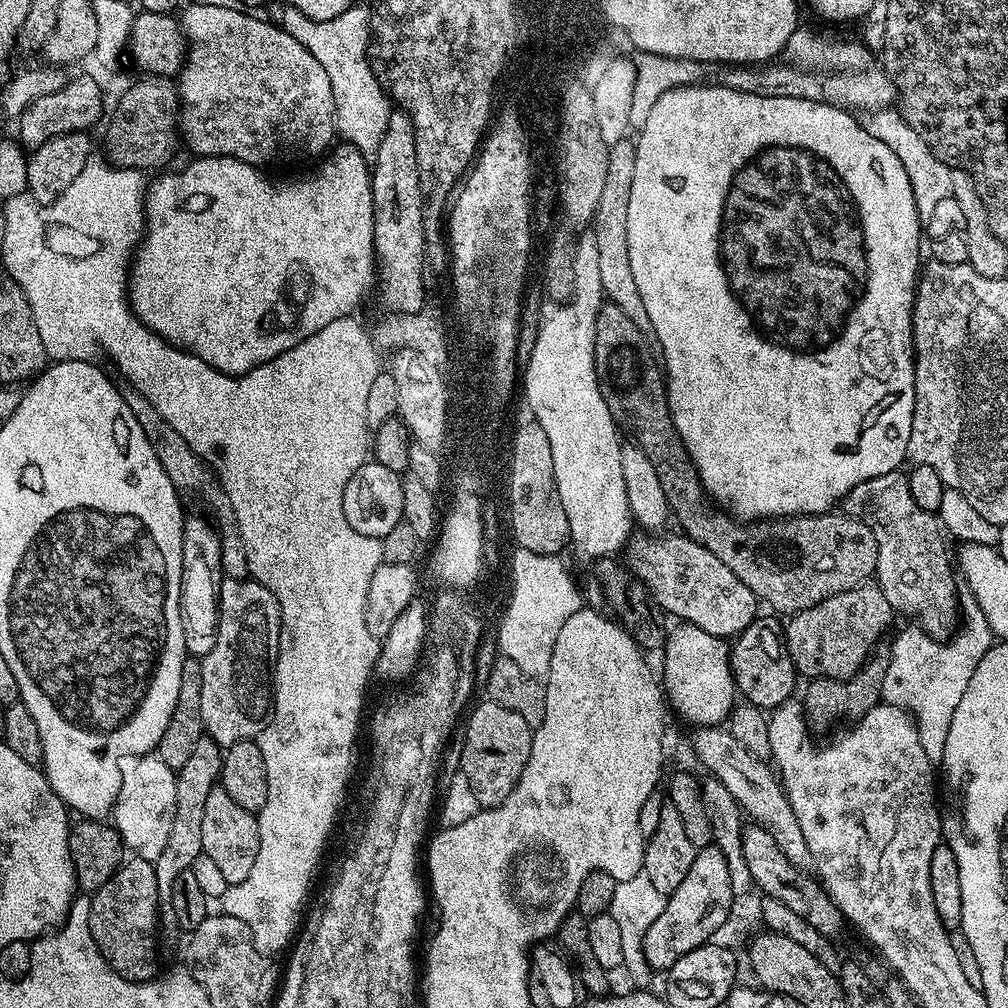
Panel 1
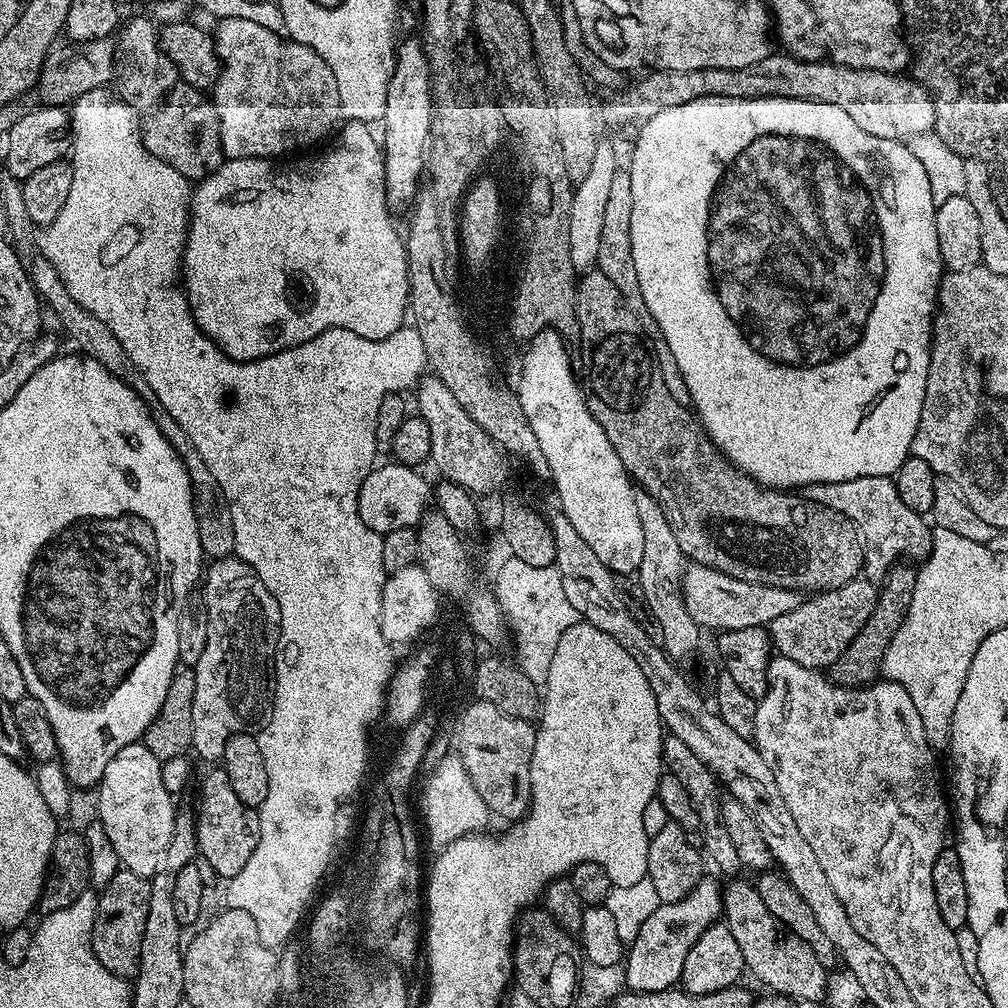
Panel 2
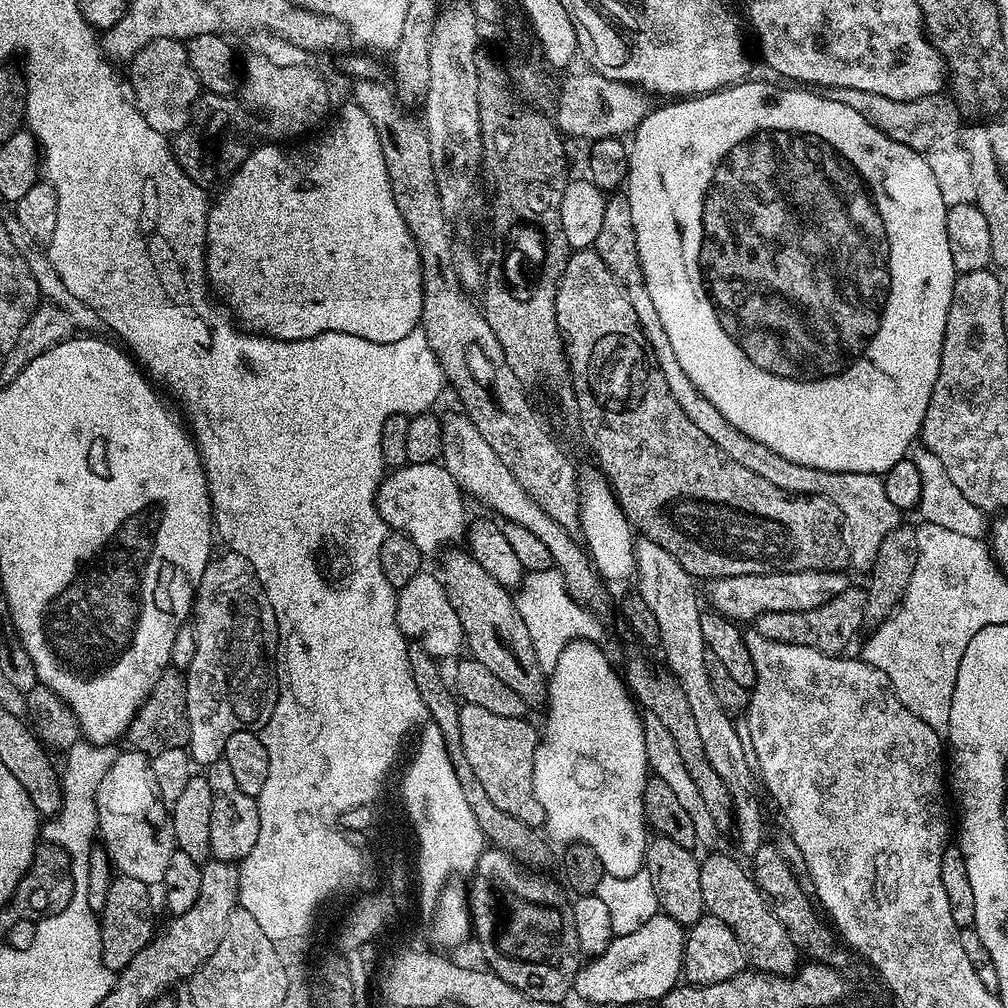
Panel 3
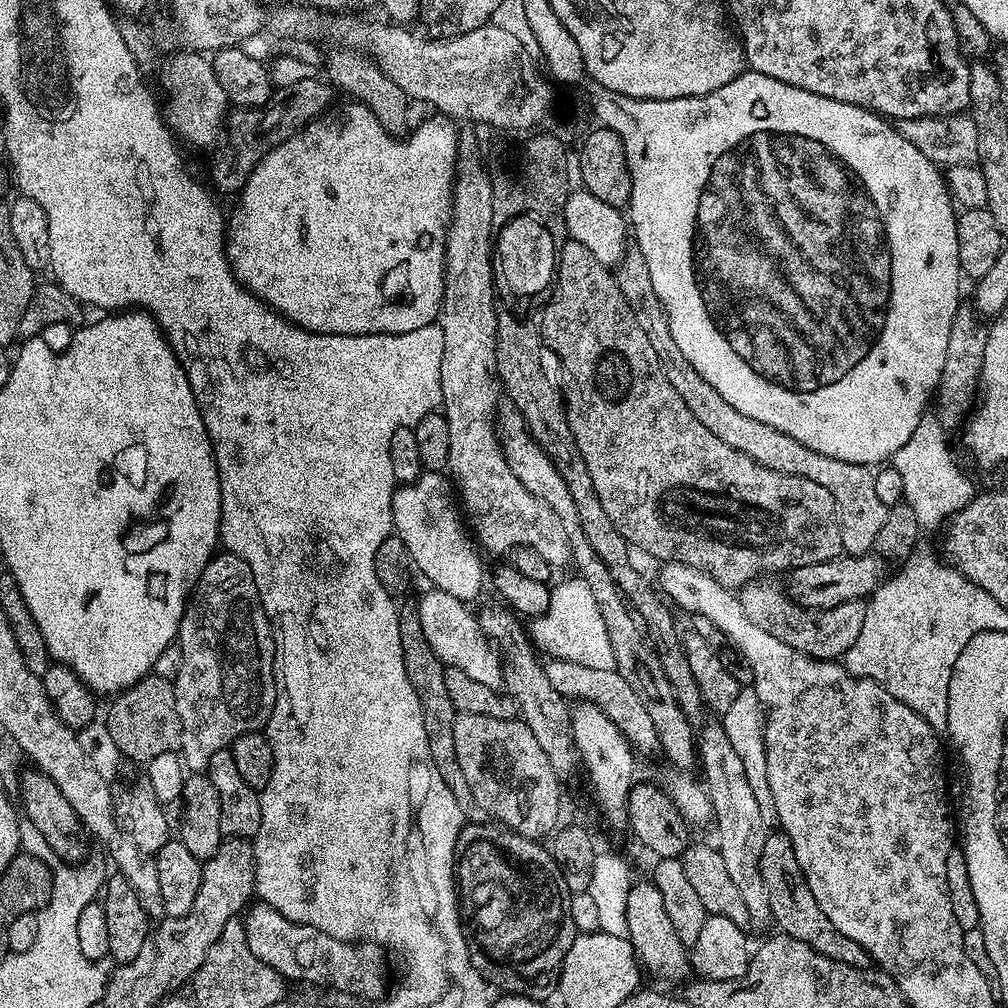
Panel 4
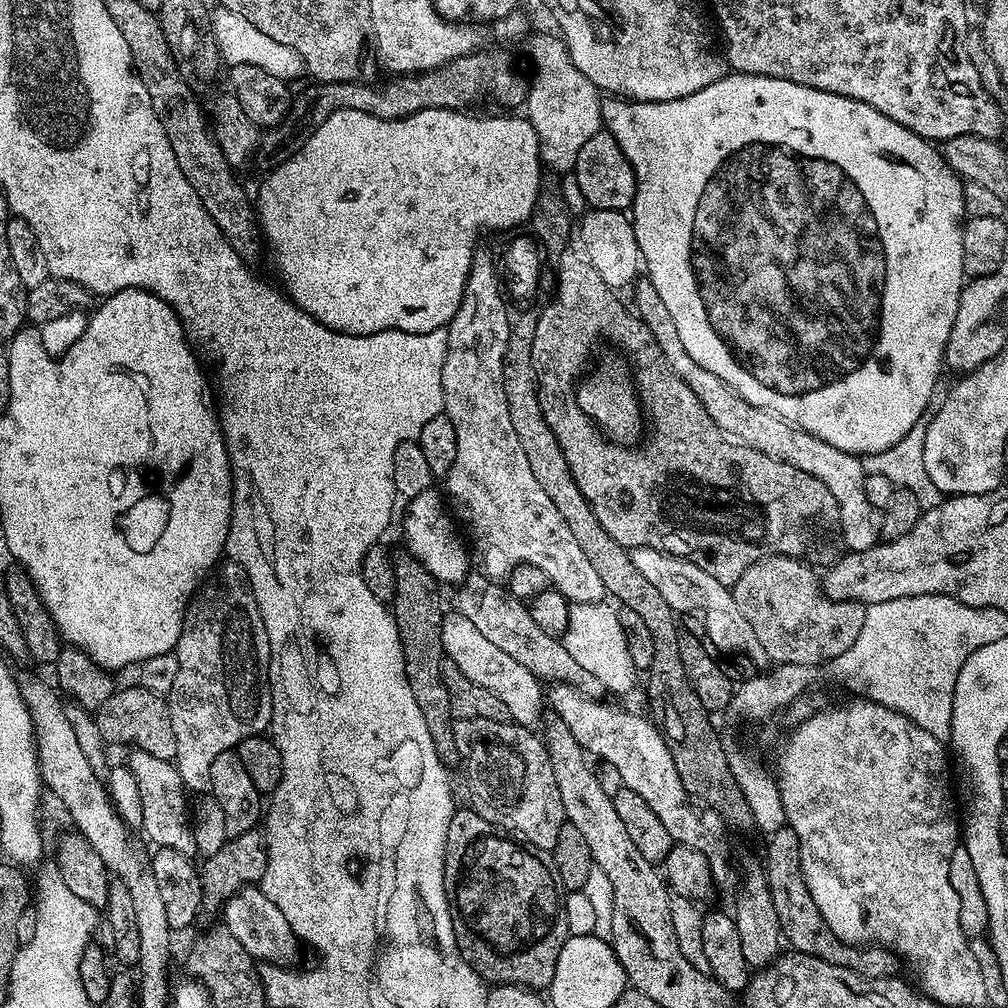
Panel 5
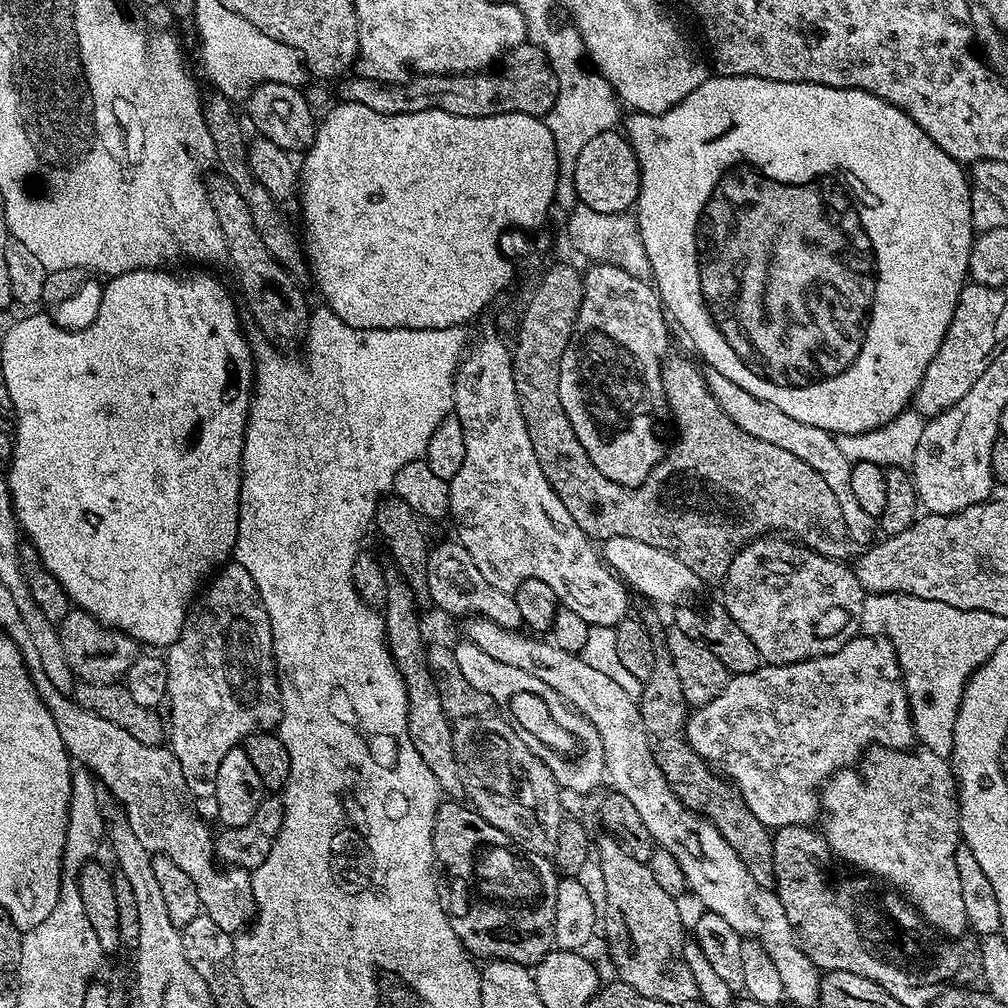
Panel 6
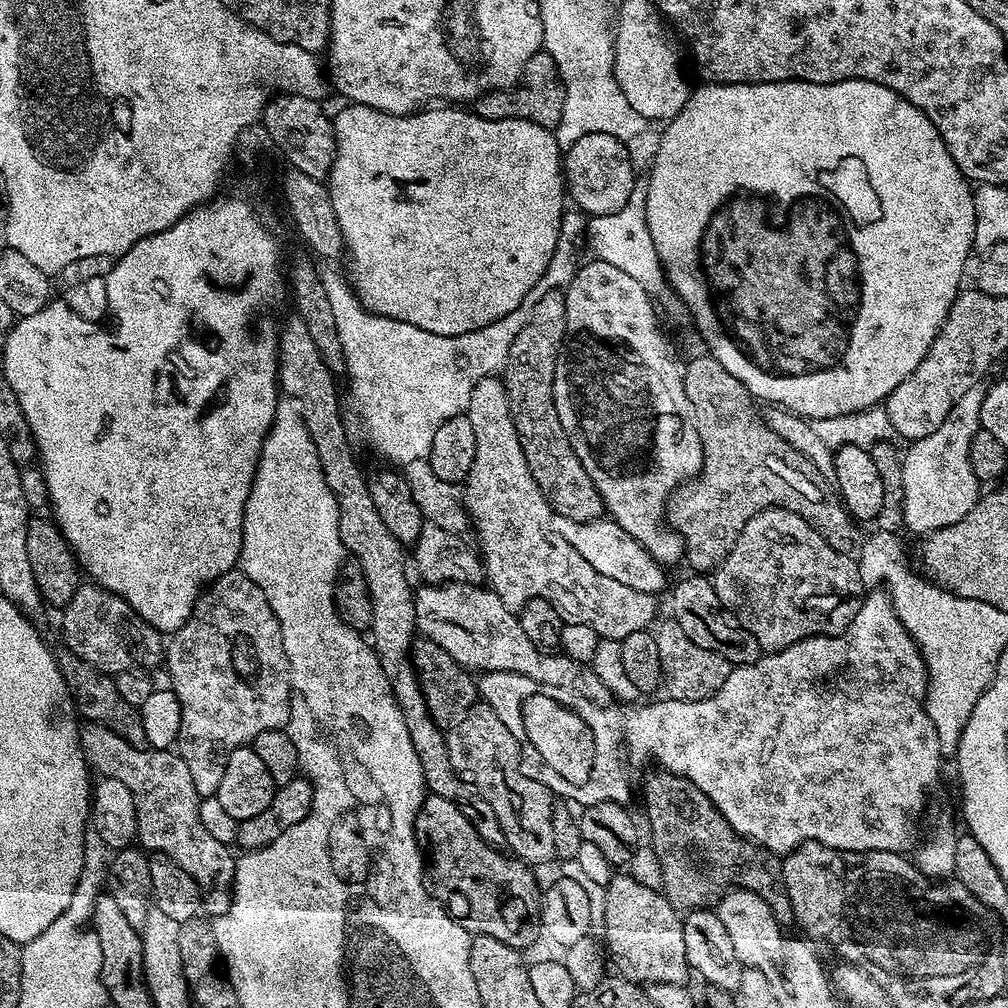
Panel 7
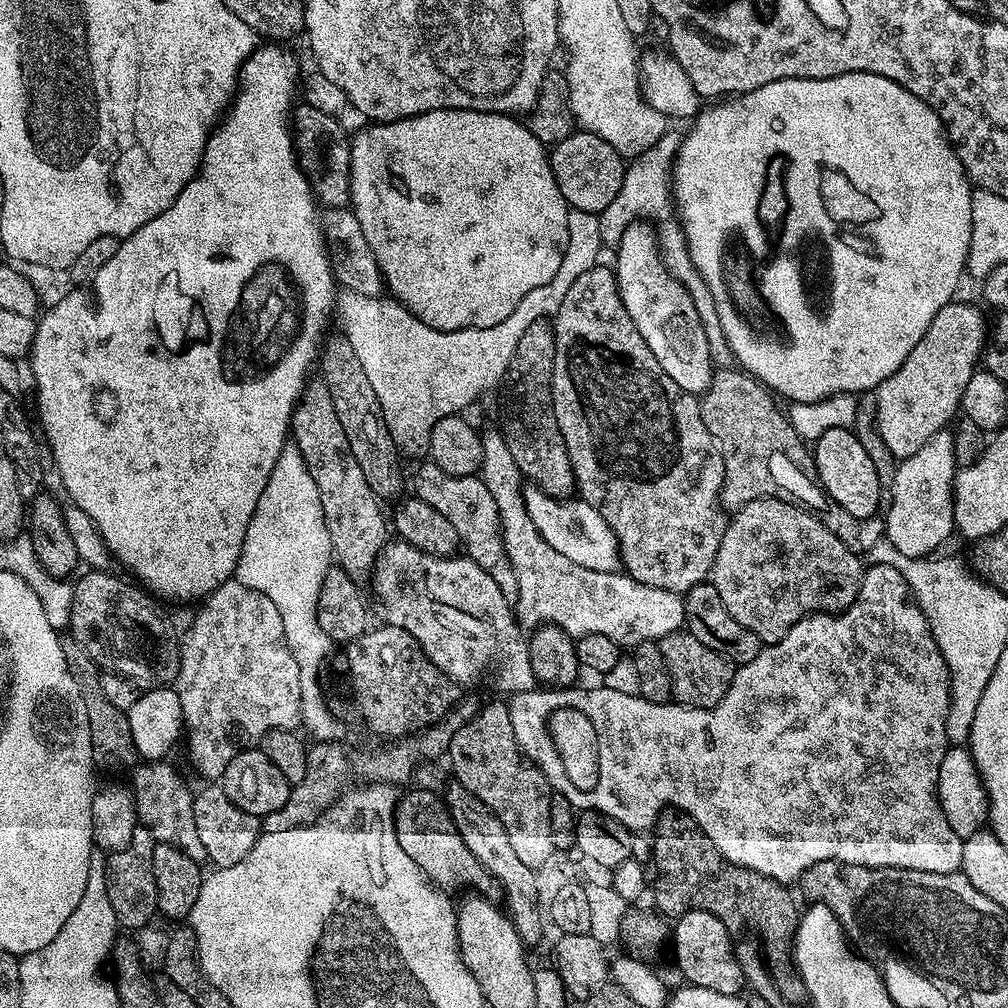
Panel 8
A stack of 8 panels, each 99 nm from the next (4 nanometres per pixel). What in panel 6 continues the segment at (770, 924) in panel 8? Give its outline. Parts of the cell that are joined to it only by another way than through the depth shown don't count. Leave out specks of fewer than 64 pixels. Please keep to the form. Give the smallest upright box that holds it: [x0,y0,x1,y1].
[638,612,775,889]

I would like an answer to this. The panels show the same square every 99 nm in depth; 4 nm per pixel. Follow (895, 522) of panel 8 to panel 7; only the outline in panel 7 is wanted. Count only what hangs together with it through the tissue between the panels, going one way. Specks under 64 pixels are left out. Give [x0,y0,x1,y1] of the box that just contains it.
[902,386,985,534]

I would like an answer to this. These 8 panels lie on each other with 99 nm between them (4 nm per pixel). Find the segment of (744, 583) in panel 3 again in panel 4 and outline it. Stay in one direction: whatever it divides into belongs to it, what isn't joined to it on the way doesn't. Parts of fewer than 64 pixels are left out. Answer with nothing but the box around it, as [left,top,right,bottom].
[786,554,885,608]

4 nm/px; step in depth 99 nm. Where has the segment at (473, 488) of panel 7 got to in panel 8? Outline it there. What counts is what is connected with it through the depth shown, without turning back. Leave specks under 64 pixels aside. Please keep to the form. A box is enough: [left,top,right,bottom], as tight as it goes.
[478,430,684,646]

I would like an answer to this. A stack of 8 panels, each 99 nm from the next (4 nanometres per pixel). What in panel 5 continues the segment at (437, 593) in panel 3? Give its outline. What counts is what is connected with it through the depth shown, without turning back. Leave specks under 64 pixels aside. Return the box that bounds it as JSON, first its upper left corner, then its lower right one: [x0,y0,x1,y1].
[440,611,546,725]

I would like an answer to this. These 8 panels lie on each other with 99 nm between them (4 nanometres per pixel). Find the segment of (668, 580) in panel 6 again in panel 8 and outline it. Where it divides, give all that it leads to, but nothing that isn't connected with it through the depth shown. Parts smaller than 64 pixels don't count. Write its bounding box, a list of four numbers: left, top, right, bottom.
[524,486,621,571]

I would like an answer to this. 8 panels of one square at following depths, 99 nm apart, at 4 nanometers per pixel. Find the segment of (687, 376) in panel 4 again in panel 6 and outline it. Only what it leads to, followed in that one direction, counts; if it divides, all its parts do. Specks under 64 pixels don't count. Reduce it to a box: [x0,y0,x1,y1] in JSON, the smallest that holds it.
[703,367,877,546]

